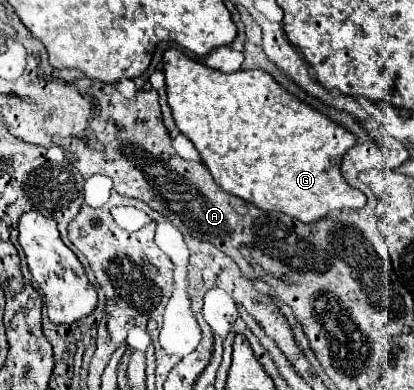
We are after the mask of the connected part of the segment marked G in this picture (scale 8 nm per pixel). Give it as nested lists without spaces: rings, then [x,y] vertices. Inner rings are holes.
[[[173,47],[163,53],[163,71],[165,71],[165,85],[167,85],[167,103],[169,103],[169,107],[171,107],[171,111],[173,111],[173,119],[175,119],[175,123],[177,123],[179,131],[193,141],[193,145],[197,147],[197,151],[199,151],[199,155],[201,155],[201,161],[203,161],[203,163],[207,165],[207,169],[211,171],[215,183],[217,183],[221,189],[225,189],[227,193],[237,195],[237,197],[243,197],[245,201],[251,201],[253,205],[257,205],[257,207],[263,209],[263,211],[283,211],[283,213],[291,215],[291,217],[295,217],[295,219],[299,219],[299,221],[303,221],[303,223],[319,221],[319,219],[327,217],[331,211],[361,209],[361,207],[367,203],[365,195],[363,195],[359,189],[347,185],[345,179],[343,179],[343,175],[341,175],[341,171],[339,171],[339,169],[341,169],[341,159],[343,159],[345,151],[355,145],[355,135],[353,135],[353,133],[347,133],[347,129],[343,129],[341,125],[335,125],[333,121],[327,121],[327,117],[323,117],[319,111],[315,111],[313,107],[301,103],[297,97],[293,97],[291,93],[287,93],[269,73],[263,73],[263,71],[259,71],[259,69],[255,69],[255,71],[221,73],[221,71],[209,69],[209,67],[207,67],[205,63],[201,63],[201,61],[189,59],[183,51],[173,49]]]

